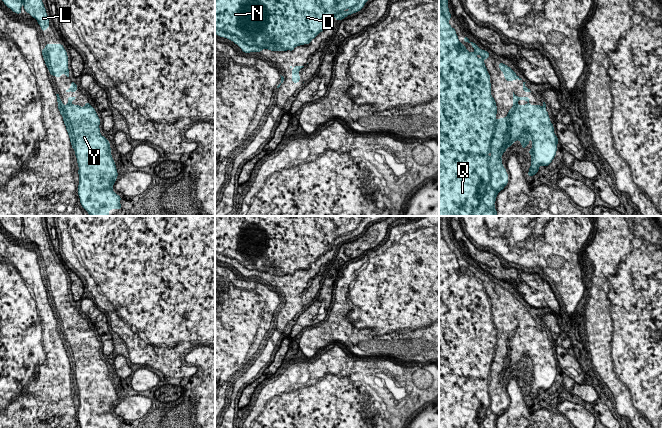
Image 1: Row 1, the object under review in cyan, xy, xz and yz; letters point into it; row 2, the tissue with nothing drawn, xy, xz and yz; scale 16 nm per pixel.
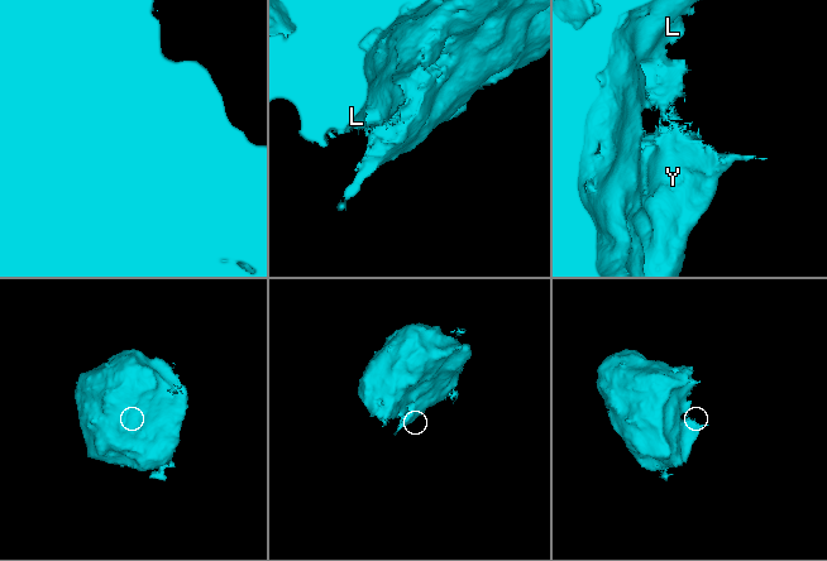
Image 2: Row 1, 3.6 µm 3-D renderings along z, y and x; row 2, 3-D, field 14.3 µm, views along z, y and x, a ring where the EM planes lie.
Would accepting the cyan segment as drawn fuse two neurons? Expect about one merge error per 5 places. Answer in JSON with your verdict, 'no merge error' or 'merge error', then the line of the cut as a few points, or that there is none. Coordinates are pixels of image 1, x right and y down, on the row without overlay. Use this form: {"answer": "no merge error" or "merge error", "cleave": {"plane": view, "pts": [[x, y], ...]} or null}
{"answer": "no merge error", "cleave": null}

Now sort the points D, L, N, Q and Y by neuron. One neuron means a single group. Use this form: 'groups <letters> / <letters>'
groups D L N Q Y

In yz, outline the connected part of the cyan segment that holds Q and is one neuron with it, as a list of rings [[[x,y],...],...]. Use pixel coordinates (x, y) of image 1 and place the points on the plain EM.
[[[439,216],[439,428],[494,428],[498,417],[508,408],[508,398],[503,391],[501,380],[516,364],[521,366],[522,372],[532,364],[531,391],[528,401],[539,395],[539,390],[548,390],[557,375],[558,361],[554,358],[547,329],[531,329],[530,321],[517,321],[513,316],[513,331],[508,339],[497,345],[497,330],[491,320],[490,299],[484,287],[489,277],[480,273],[475,267],[464,261],[475,273],[470,277],[459,265],[454,252],[448,247],[452,242],[448,232],[447,216]]]

